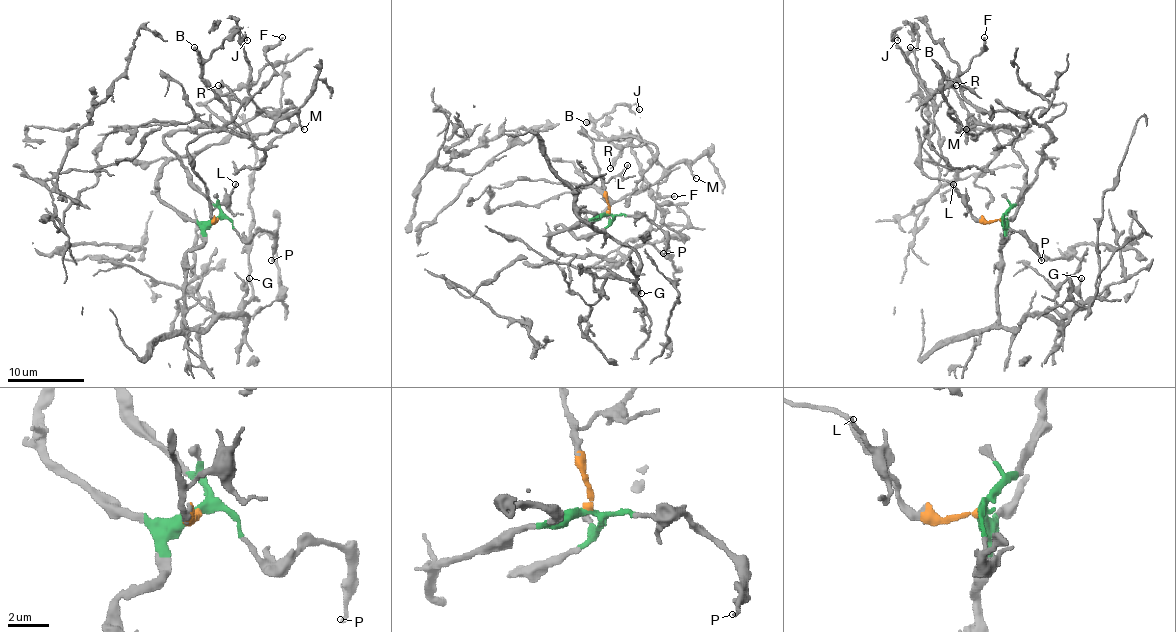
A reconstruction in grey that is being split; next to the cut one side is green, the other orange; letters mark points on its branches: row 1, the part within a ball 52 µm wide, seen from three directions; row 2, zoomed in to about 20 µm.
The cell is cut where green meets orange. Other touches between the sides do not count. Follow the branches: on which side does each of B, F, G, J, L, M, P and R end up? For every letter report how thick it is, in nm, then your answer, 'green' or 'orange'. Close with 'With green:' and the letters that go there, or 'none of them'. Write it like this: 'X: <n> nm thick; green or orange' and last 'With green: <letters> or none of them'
B: 340 nm thick; orange
F: 220 nm thick; orange
G: 180 nm thick; green
J: 80 nm thick; orange
L: 180 nm thick; orange
M: 130 nm thick; green
P: 190 nm thick; green
R: 300 nm thick; orange
With green: G, M, P

